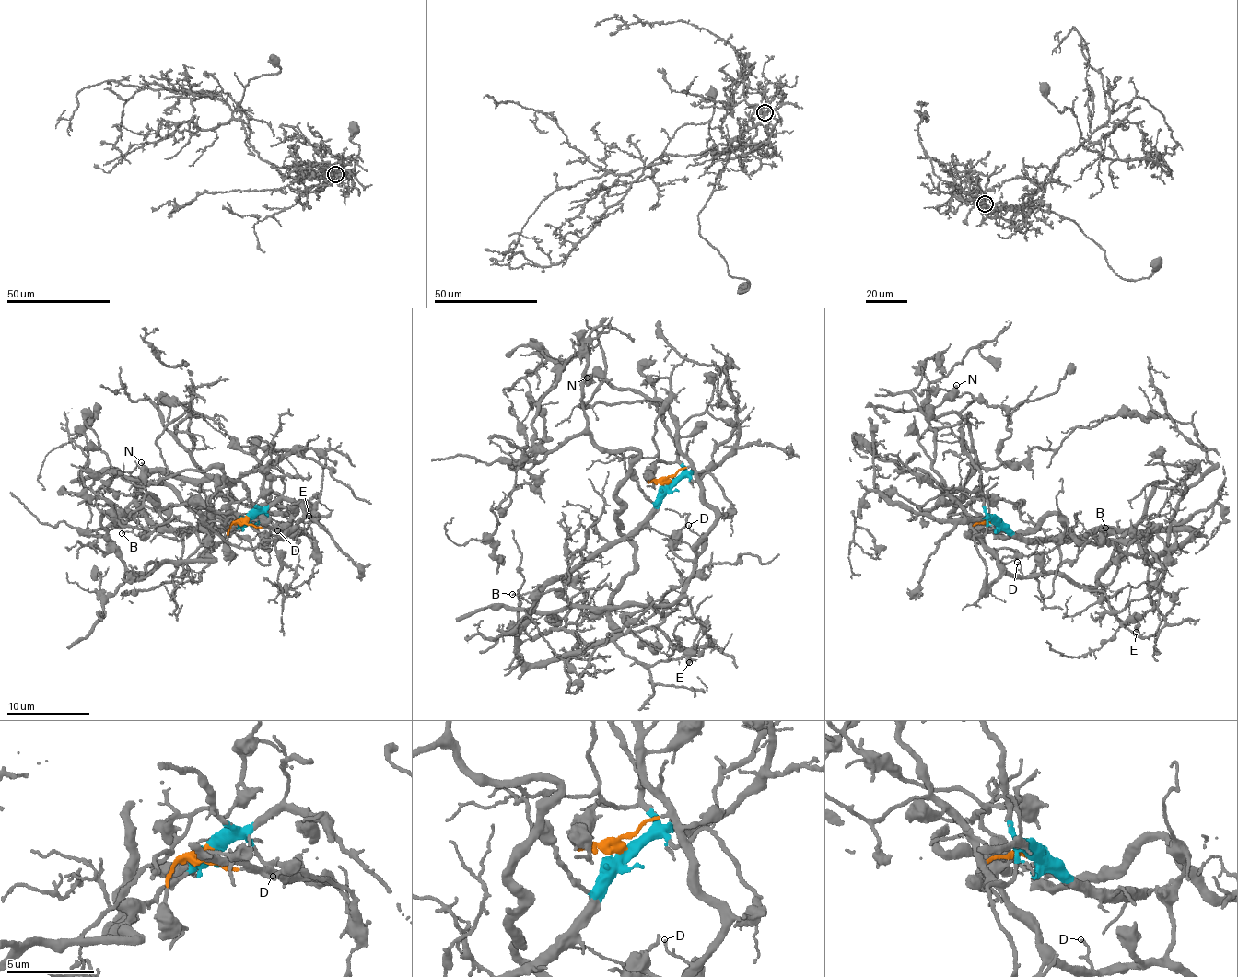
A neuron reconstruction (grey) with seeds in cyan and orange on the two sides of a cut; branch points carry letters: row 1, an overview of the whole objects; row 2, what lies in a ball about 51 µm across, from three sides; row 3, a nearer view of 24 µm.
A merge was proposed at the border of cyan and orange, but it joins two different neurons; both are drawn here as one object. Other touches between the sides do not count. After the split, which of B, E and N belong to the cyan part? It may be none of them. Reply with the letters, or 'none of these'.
B, E

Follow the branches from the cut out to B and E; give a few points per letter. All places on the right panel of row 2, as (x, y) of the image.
B: (993, 520), (999, 529), (1040, 543), (1050, 536), (1082, 536), (1086, 530), (1096, 529), (1097, 538), (1104, 529)
E: (993, 520), (1008, 530), (976, 527), (1025, 535), (1050, 515), (1080, 540), (1134, 542), (1152, 610), (1136, 633)

